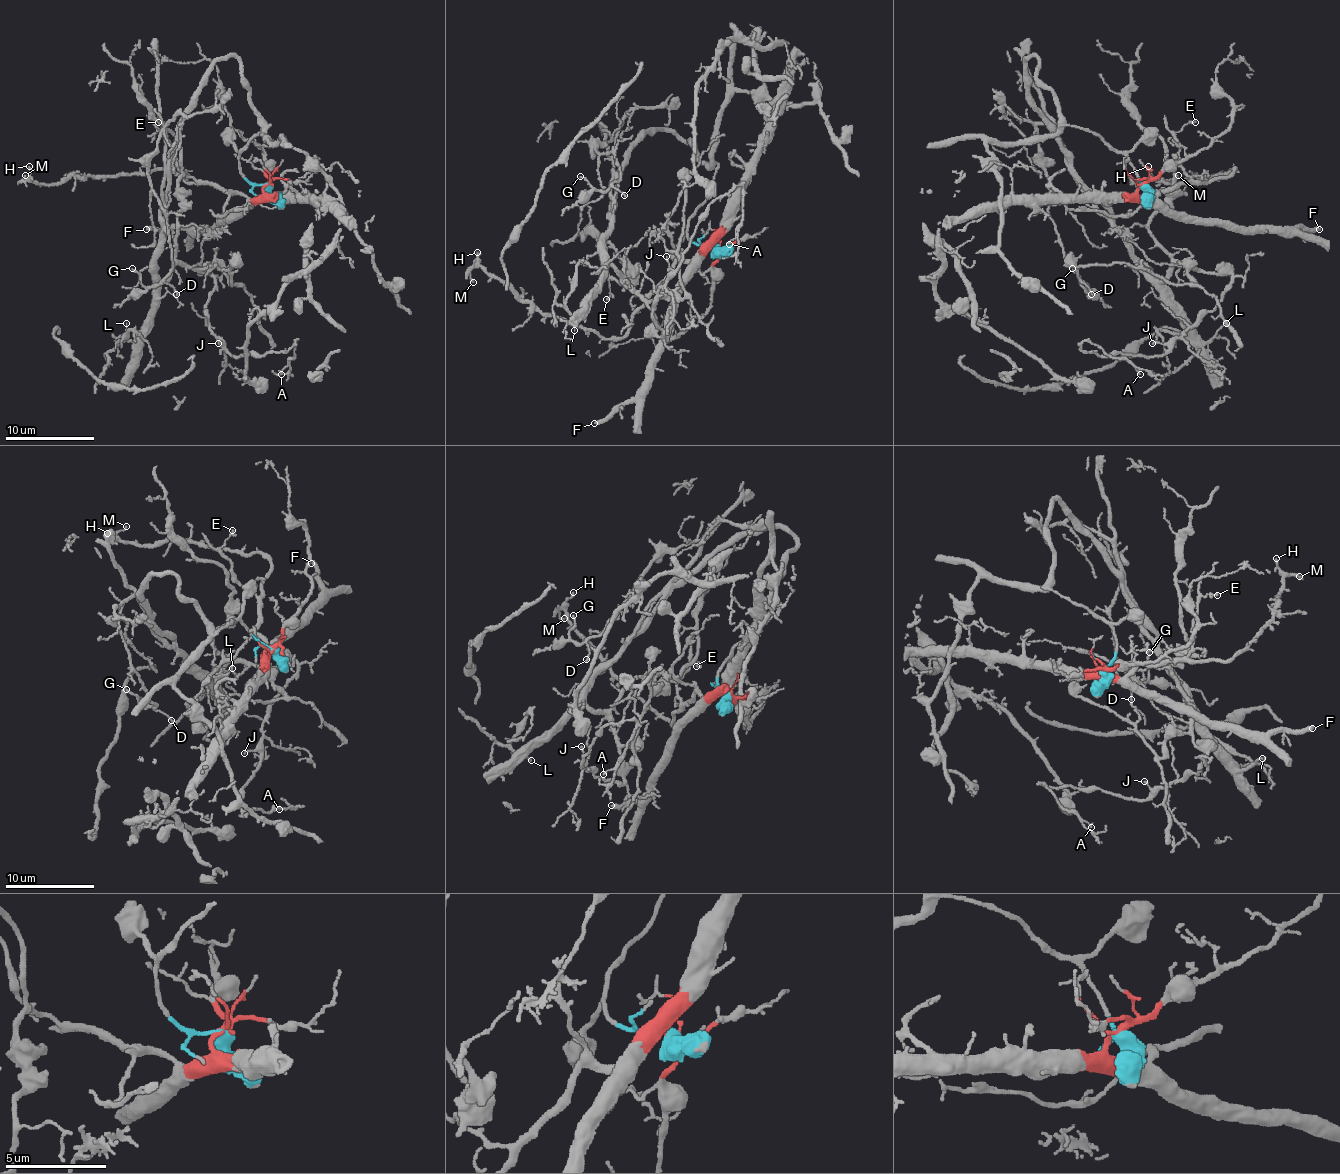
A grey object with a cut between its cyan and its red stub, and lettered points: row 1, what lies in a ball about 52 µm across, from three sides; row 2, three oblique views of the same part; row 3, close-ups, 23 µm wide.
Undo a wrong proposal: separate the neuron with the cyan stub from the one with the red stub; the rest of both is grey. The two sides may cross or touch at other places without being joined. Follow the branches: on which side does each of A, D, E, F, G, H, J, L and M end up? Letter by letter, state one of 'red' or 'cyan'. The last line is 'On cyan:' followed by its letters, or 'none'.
A: cyan
D: cyan
E: red
F: red
G: cyan
H: red
J: cyan
L: cyan
M: red
On cyan: A, D, G, J, L

